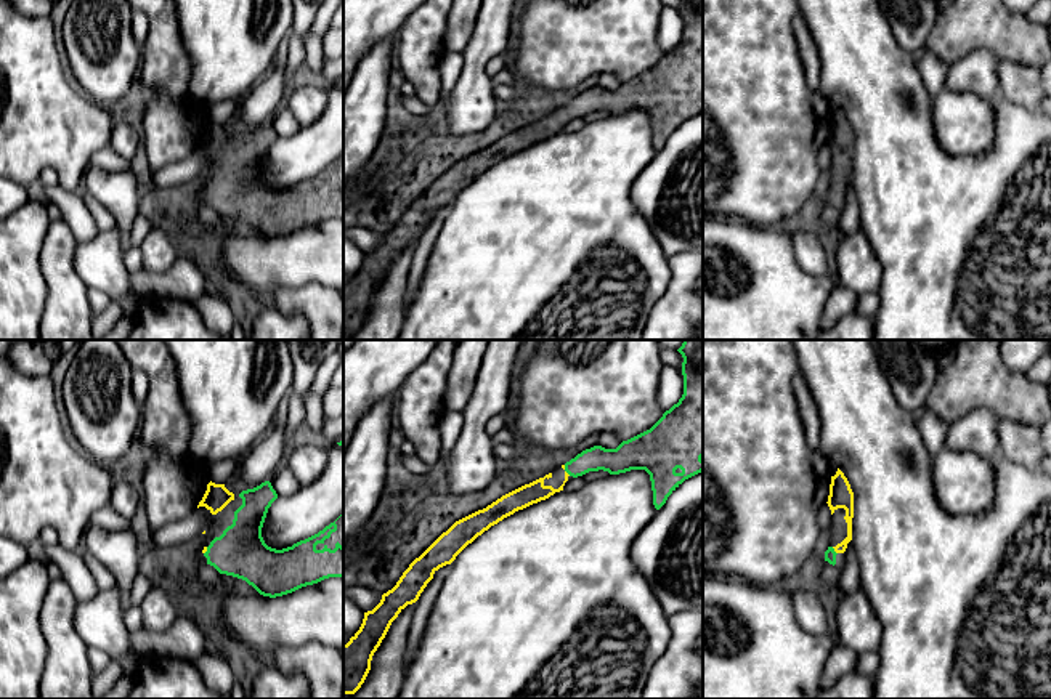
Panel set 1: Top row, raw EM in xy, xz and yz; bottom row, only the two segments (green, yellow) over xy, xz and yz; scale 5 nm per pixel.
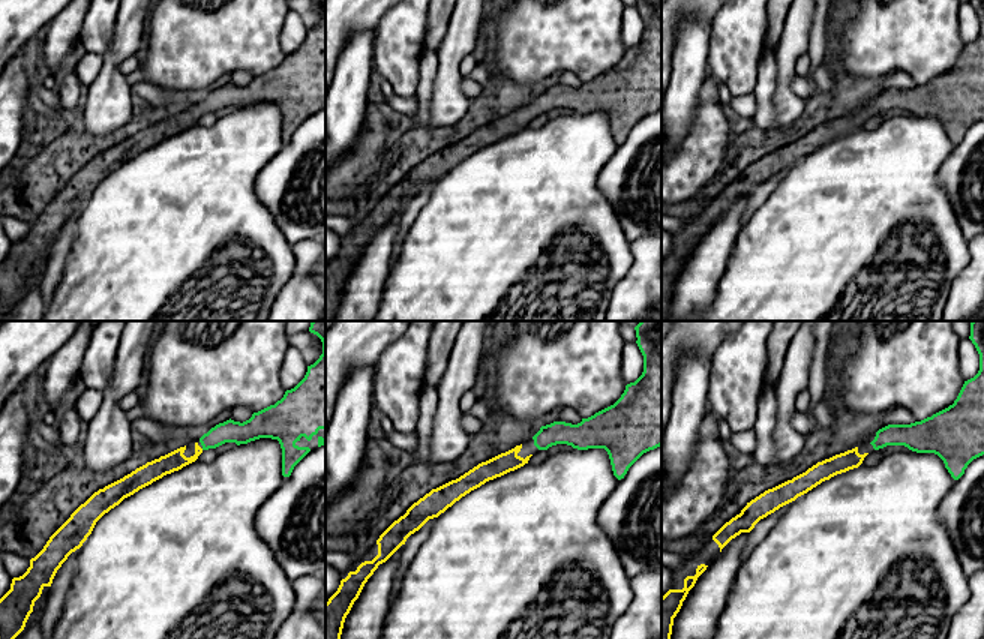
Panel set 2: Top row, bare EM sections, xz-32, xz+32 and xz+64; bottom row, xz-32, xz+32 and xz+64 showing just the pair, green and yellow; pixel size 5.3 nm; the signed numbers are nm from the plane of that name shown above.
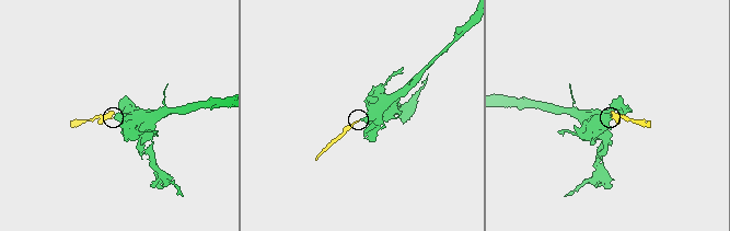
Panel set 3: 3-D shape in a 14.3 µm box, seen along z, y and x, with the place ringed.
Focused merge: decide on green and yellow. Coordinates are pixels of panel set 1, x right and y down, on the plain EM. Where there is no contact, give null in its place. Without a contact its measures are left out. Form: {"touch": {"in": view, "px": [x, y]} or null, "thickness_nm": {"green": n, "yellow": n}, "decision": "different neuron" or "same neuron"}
{"touch": {"in": "yz", "px": [833, 191]}, "thickness_nm": {"green": 60, "yellow": 80}, "decision": "same neuron"}

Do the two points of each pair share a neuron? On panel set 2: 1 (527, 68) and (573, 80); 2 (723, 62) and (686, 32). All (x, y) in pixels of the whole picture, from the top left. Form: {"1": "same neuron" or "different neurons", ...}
{"1": "different neurons", "2": "different neurons"}

